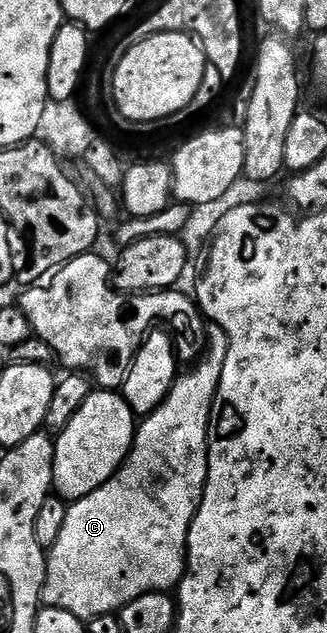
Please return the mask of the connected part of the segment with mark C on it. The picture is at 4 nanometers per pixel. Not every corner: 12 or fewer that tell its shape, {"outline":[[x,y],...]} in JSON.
{"outline":[[227,336],[74,502],[42,600],[99,617],[174,590]]}

